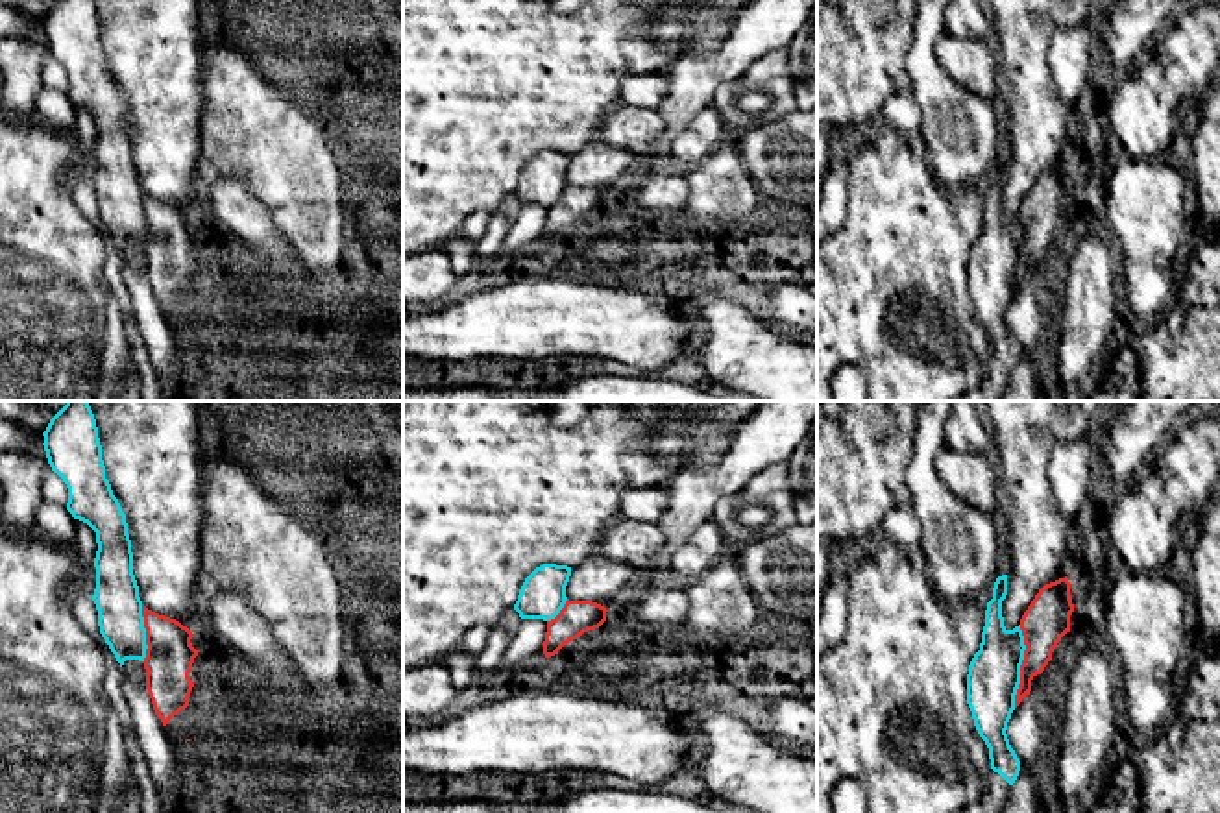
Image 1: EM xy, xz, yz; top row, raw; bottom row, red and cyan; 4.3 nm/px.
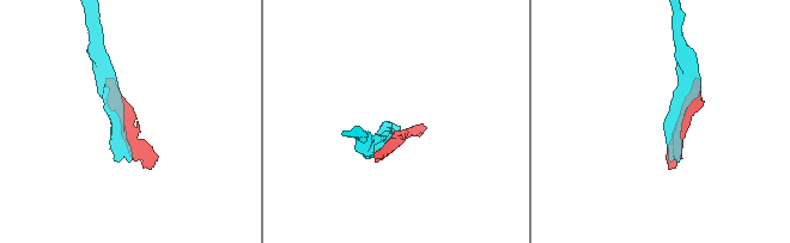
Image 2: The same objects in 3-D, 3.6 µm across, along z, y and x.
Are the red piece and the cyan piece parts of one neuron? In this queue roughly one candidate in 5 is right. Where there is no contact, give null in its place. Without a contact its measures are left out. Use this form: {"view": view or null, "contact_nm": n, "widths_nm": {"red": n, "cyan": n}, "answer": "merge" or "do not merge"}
{"view": "yz", "contact_nm": 360, "widths_nm": {"red": 200, "cyan": 220}, "answer": "do not merge"}

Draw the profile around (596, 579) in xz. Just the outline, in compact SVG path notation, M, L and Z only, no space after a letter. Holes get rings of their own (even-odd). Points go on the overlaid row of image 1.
M592 554L571 567L566 597L569 601L592 601L608 610L614 593L632 584L634 573L636 567L630 564Z

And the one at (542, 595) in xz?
M543 564L523 582L514 610L521 619L555 619L564 608L571 567Z

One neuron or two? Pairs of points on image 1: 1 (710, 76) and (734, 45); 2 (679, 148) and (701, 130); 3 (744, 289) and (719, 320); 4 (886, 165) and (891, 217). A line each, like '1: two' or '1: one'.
1: one
2: one
3: two
4: one

